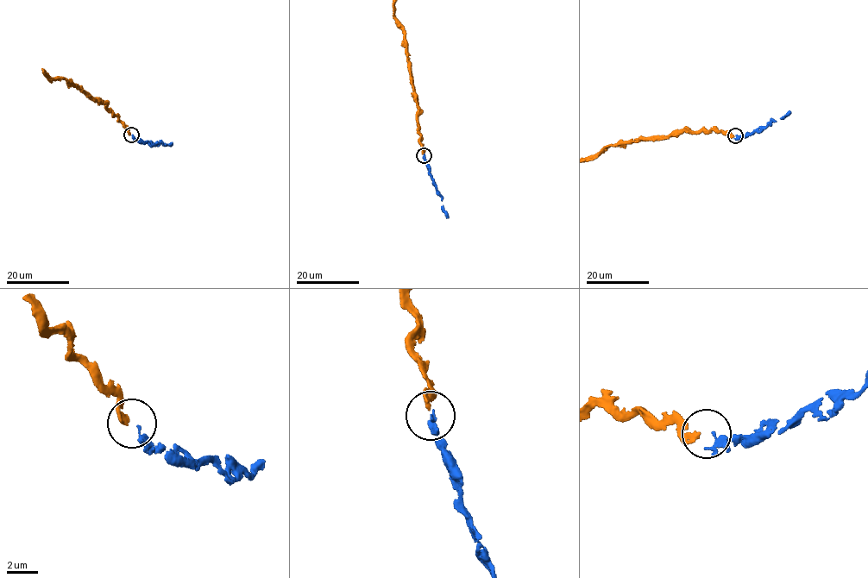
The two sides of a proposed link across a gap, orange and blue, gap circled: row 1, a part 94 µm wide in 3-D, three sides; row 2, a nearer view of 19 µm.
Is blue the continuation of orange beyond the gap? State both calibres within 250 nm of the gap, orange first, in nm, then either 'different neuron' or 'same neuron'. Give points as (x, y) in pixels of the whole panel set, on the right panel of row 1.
320/200 nm | same neuron

